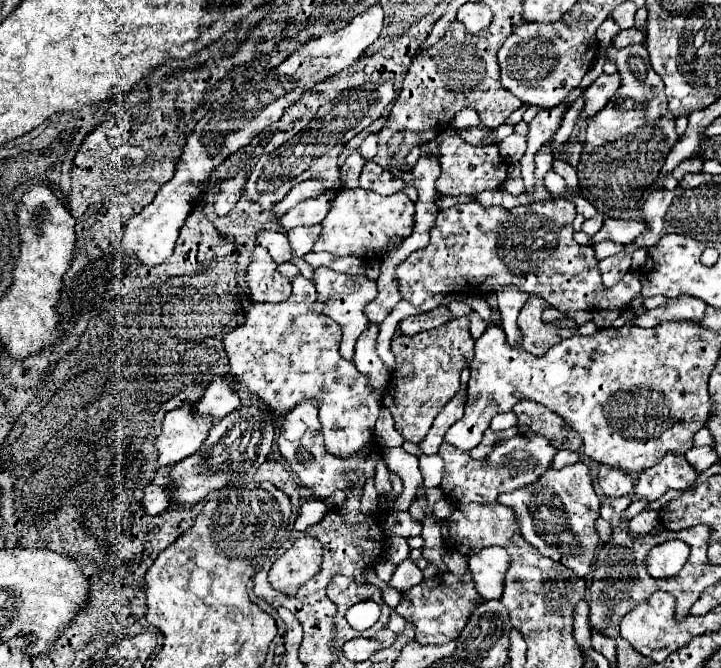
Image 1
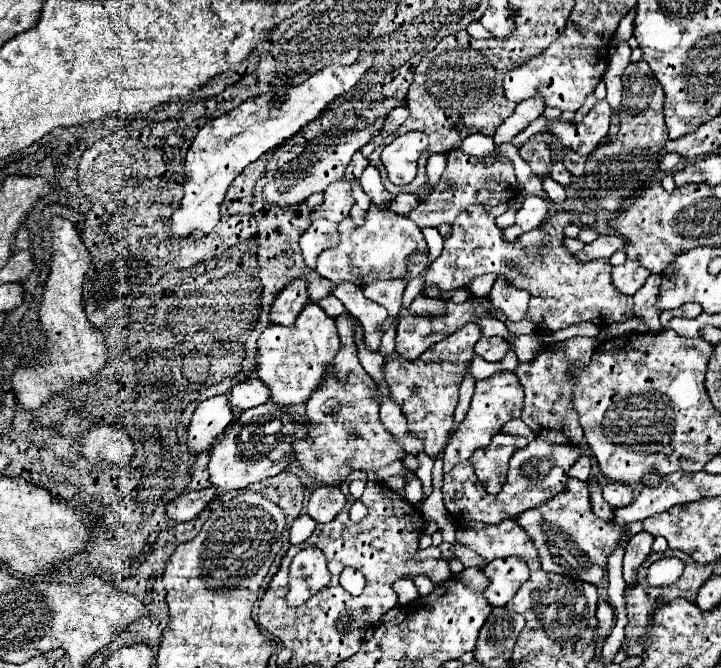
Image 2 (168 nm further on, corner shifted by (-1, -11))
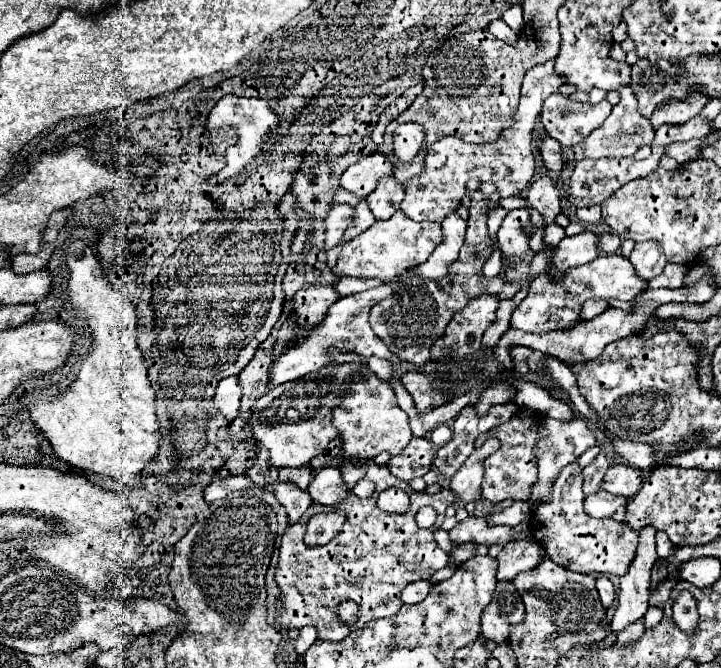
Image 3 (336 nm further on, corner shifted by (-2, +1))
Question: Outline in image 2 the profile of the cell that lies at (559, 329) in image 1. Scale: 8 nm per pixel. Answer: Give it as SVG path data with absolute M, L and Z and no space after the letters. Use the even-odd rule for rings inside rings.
M575 336L575 338L553 344L553 348L543 346L541 352L533 360L519 362L515 374L525 388L525 402L523 402L521 420L531 428L531 432L535 436L539 436L539 426L541 426L543 430L549 432L549 438L553 442L571 444L571 446L583 444L583 432L581 432L581 426L577 424L577 414L573 412L573 406L571 406L573 380L567 378L565 366L587 364L591 360L591 354L595 348L597 348L597 338Z

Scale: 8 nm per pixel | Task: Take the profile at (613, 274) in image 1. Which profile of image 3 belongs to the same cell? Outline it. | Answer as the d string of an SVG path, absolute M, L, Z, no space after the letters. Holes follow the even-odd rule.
M656 240L638 242L630 254L630 262L642 280L652 280L652 278L660 276L664 266L668 264L668 260Z

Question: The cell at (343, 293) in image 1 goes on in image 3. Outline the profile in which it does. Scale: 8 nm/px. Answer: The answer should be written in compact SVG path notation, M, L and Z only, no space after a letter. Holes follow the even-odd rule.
M330 348L328 356L332 358L330 364L344 364L344 362L358 362L364 368L364 374L358 376L358 380L354 380L354 388L356 392L348 392L342 398L342 406L334 408L334 418L332 424L334 428L338 428L340 440L342 440L342 454L346 458L376 458L380 452L390 452L392 456L400 454L408 442L412 440L412 430L408 426L408 414L404 410L400 410L398 402L396 402L396 394L390 388L390 384L378 380L370 370L368 364L356 356L354 352L336 352L336 348Z

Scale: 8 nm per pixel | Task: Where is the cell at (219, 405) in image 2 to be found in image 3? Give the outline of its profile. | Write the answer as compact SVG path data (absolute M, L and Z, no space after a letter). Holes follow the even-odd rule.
M228 376L224 378L218 388L216 388L216 396L214 396L214 404L222 406L222 410L234 410L234 414L238 416L240 410L240 398L242 398L242 390L238 384L238 376Z

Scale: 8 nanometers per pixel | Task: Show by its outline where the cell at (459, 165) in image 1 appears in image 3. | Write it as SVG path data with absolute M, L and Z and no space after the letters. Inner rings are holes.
M554 60L534 66L526 72L524 84L522 84L522 96L520 96L520 106L514 118L514 126L506 130L506 134L500 136L498 142L494 144L466 144L454 136L442 138L434 142L426 150L424 158L424 172L420 176L414 176L408 180L404 186L404 202L402 202L402 212L410 216L412 220L424 222L442 222L444 216L454 210L460 204L460 198L466 194L466 182L470 178L480 178L482 182L490 180L498 186L498 194L502 198L512 196L522 192L528 182L534 176L534 154L532 154L532 130L536 116L540 114L542 100L550 96L550 92L556 92L562 84L566 84L564 76L554 72Z

